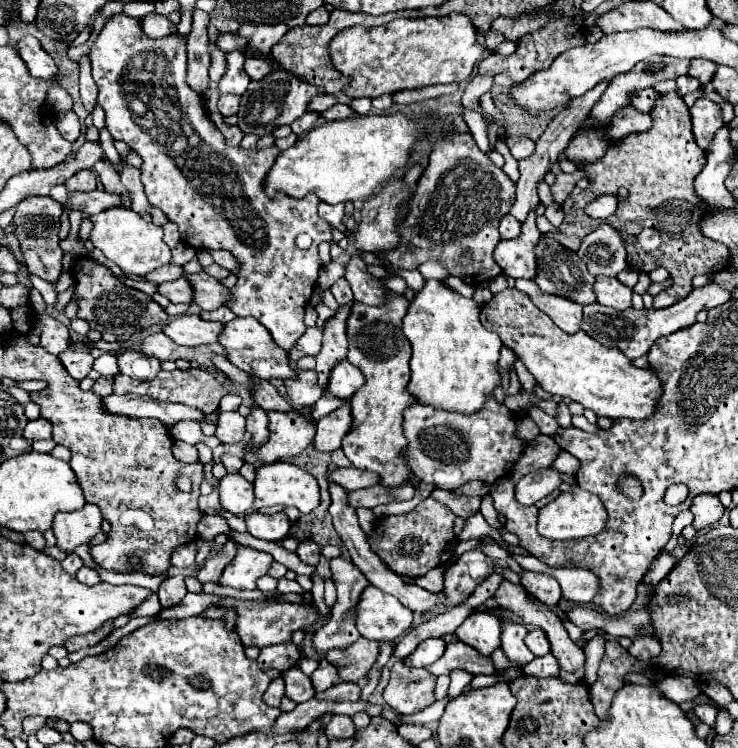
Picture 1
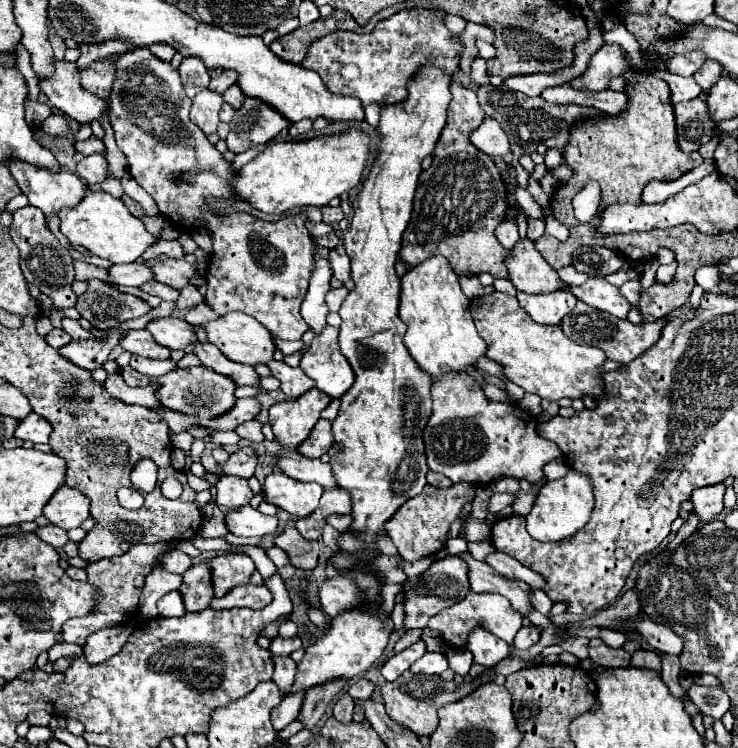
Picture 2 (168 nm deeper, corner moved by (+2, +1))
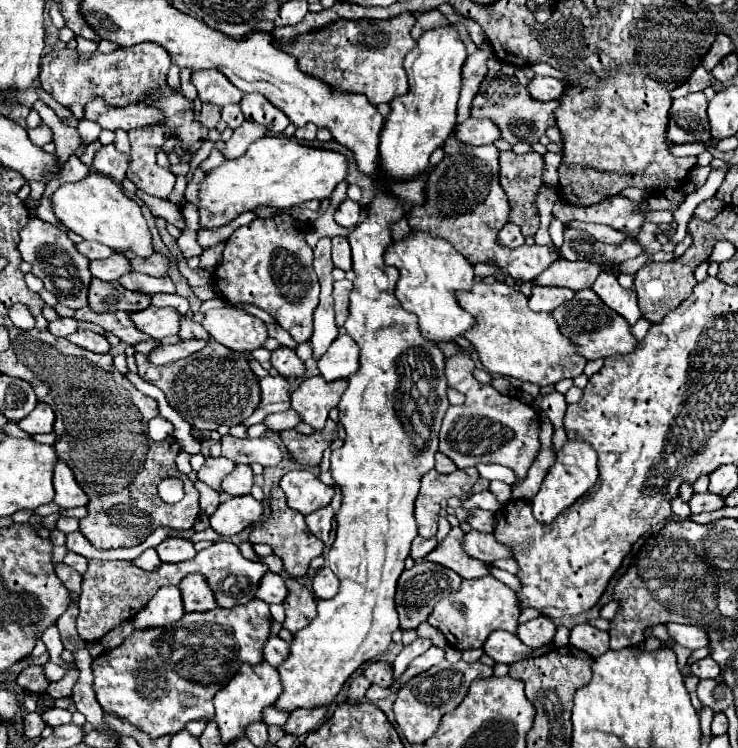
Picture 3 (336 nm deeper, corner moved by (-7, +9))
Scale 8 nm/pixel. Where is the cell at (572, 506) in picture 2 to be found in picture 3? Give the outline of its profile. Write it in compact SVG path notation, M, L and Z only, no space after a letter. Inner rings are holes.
M574 437L568 439L560 451L556 451L556 461L554 465L548 469L540 491L536 493L536 497L532 499L532 509L534 509L534 517L540 523L552 523L566 507L570 507L576 499L580 499L586 491L590 491L594 487L598 479L598 467L596 467L596 451L582 439Z

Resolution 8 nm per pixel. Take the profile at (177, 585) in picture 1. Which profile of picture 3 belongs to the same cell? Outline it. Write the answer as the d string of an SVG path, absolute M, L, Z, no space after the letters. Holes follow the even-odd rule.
M162 587L158 593L148 601L140 613L136 613L134 629L148 629L148 627L164 627L172 625L184 615L184 605L178 587Z

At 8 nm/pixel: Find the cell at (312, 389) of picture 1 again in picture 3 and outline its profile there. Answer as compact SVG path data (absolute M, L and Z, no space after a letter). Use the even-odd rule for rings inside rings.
M280 345L276 351L272 351L270 363L286 379L296 379L296 377L302 377L304 375L304 363L296 357L294 349L290 349L290 347Z

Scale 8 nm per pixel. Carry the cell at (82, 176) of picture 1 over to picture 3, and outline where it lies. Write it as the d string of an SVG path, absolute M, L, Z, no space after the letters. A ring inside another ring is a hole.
M106 145L96 153L92 165L98 173L110 175L114 181L122 183L126 177L126 169L128 169L128 157L120 153L114 145Z

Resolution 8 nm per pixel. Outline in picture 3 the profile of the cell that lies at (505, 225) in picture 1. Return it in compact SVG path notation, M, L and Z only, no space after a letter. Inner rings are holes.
M506 223L500 229L500 235L496 239L500 241L500 245L504 245L508 249L516 249L516 247L524 245L524 235L520 233L520 227L516 227L514 223Z

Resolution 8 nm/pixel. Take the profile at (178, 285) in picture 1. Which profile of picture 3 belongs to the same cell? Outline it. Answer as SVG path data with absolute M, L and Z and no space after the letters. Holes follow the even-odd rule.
M132 271L132 273L126 273L124 277L120 277L118 283L128 291L138 291L138 293L146 293L146 295L176 293L176 287L170 277L150 277L150 275Z

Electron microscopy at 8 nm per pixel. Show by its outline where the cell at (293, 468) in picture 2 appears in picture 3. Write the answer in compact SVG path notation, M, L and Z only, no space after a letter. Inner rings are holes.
M224 435L220 443L222 443L222 457L234 463L260 463L264 467L272 467L284 459L280 447L268 437L236 439L232 435Z

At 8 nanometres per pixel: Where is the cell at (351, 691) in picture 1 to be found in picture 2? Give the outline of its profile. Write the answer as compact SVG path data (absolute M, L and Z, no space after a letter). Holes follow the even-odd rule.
M357 679L357 681L349 687L349 695L351 695L353 699L369 699L371 693L373 693L373 689L375 689L375 685L373 685L371 681L367 681L367 679Z

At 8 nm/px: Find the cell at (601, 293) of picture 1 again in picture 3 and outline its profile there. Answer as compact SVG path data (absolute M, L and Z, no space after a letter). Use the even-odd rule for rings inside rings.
M600 273L592 289L610 309L622 315L630 325L634 325L642 317L634 289L624 289L612 273Z

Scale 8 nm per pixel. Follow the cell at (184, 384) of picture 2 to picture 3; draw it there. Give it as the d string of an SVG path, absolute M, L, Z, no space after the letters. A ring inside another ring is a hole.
M210 341L202 351L196 351L184 361L174 361L172 365L152 365L142 353L136 353L134 359L138 375L146 383L152 383L164 391L170 407L176 409L194 429L220 431L224 427L240 425L260 405L260 385L248 357L240 351L230 351L216 341Z

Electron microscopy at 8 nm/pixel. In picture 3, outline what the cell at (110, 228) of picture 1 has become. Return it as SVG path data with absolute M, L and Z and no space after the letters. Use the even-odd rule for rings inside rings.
M90 173L82 181L64 183L52 193L50 201L58 221L70 231L78 233L82 239L104 243L116 253L132 249L140 257L152 255L150 231L138 203L128 195L124 195L122 187L114 183L110 177L104 177L100 173Z

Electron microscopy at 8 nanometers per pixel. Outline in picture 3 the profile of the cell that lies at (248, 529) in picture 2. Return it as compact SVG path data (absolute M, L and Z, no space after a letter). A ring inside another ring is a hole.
M251 494L232 497L226 503L220 503L218 509L210 515L210 527L218 535L234 535L256 523L262 517L262 503Z

